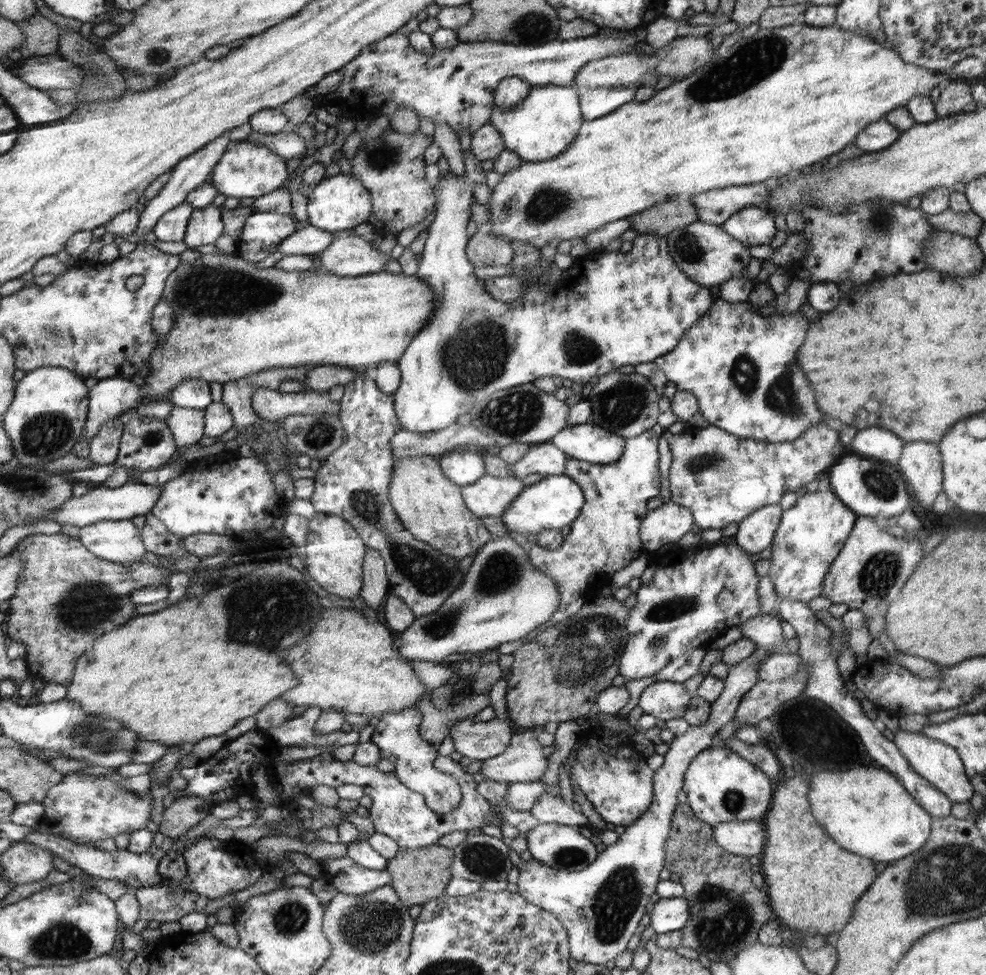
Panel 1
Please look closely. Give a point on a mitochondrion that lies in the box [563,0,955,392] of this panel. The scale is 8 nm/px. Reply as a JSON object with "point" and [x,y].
{"point":[755,60]}

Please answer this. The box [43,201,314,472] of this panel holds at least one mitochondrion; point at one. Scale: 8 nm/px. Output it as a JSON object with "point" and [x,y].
{"point":[208,290]}

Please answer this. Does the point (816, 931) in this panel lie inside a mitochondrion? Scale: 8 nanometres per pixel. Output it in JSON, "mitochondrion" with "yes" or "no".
{"mitochondrion":"no"}

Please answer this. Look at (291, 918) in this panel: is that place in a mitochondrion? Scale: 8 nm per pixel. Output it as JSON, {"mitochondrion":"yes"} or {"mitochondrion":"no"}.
{"mitochondrion":"yes"}

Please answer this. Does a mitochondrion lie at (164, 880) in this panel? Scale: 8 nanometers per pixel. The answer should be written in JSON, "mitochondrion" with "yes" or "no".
{"mitochondrion":"no"}

